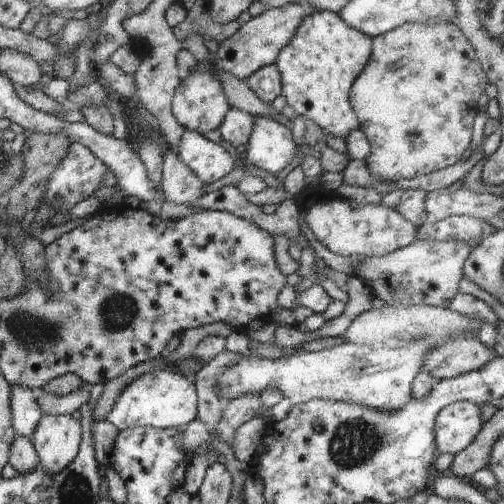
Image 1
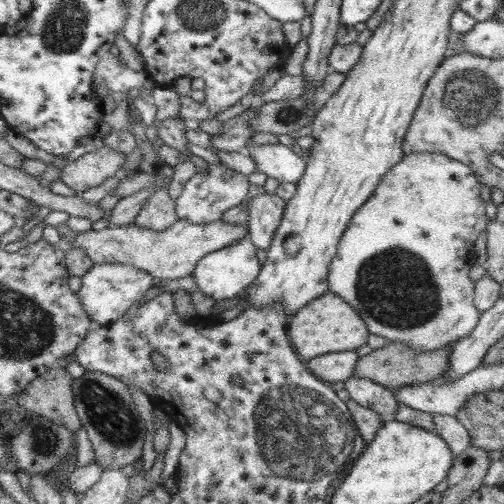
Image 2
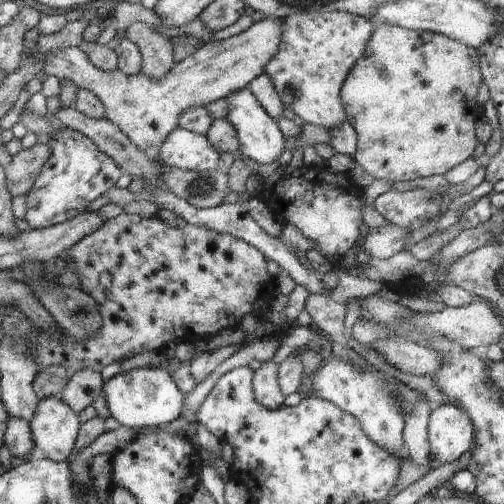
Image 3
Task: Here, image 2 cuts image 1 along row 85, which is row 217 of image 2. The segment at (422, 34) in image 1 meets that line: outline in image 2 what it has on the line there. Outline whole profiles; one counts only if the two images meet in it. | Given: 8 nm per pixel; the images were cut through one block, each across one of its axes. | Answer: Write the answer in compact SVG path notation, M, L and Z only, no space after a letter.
M417 152L417 154L403 154L401 162L395 164L383 178L381 184L377 184L377 188L373 190L373 194L365 200L365 204L351 216L339 246L337 246L337 254L333 256L331 264L329 264L329 274L327 274L327 284L329 284L329 292L333 296L339 296L343 302L347 302L359 316L361 320L367 324L369 334L377 334L377 336L385 336L389 342L393 340L401 340L401 342L409 342L413 348L425 348L425 350L433 350L433 348L443 348L447 344L453 344L465 336L469 336L469 332L475 328L475 324L479 322L479 312L473 304L473 282L469 282L467 272L473 266L475 258L475 240L485 232L489 218L485 216L485 202L479 198L479 180L477 176L471 174L473 170L469 166L463 166L457 160L449 160L447 156L441 154L429 154L429 152Z

